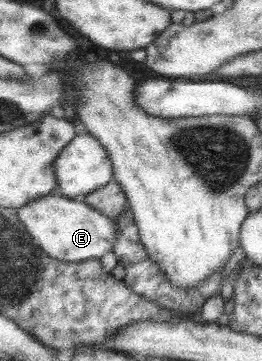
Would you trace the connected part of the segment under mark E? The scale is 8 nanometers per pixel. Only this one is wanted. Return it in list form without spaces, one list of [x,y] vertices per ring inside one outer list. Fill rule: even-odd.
[[[47,194],[17,208],[16,217],[26,233],[46,252],[46,255],[67,263],[100,259],[112,252],[116,244],[116,219],[93,209],[84,200],[64,198],[60,194]]]

